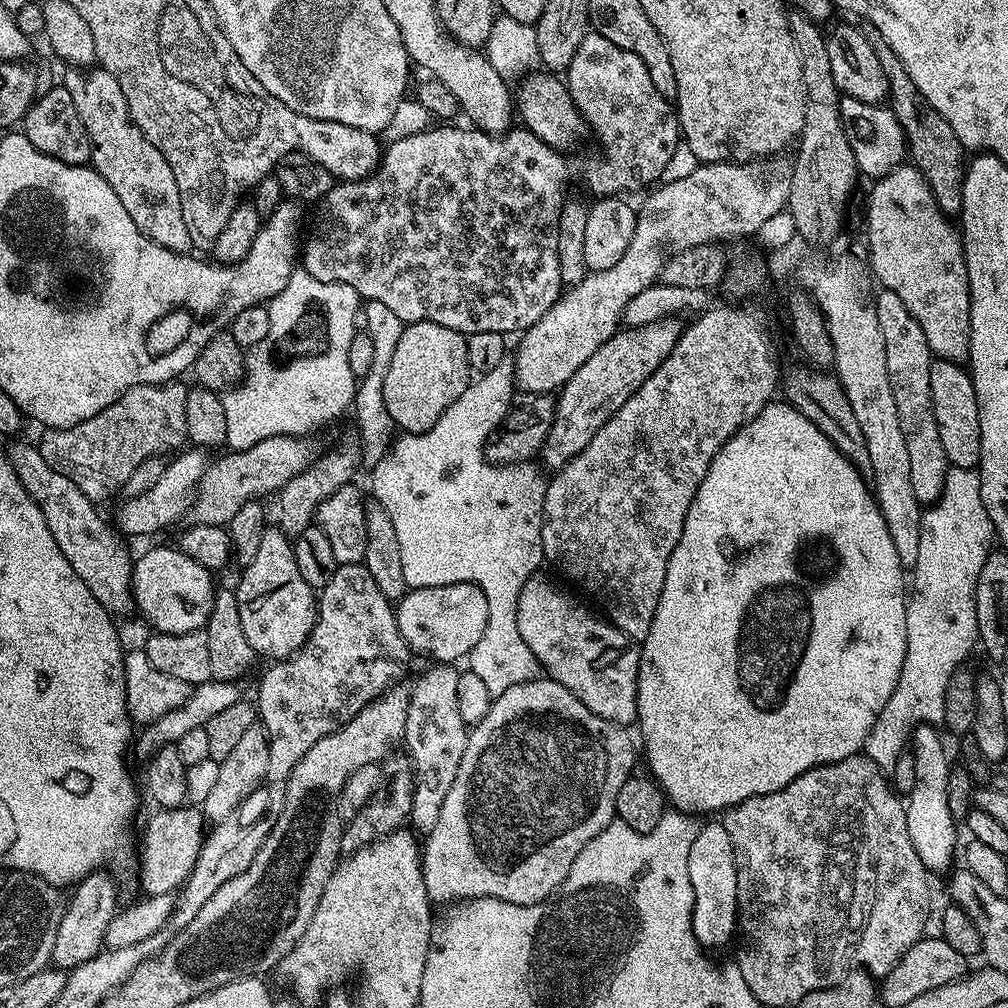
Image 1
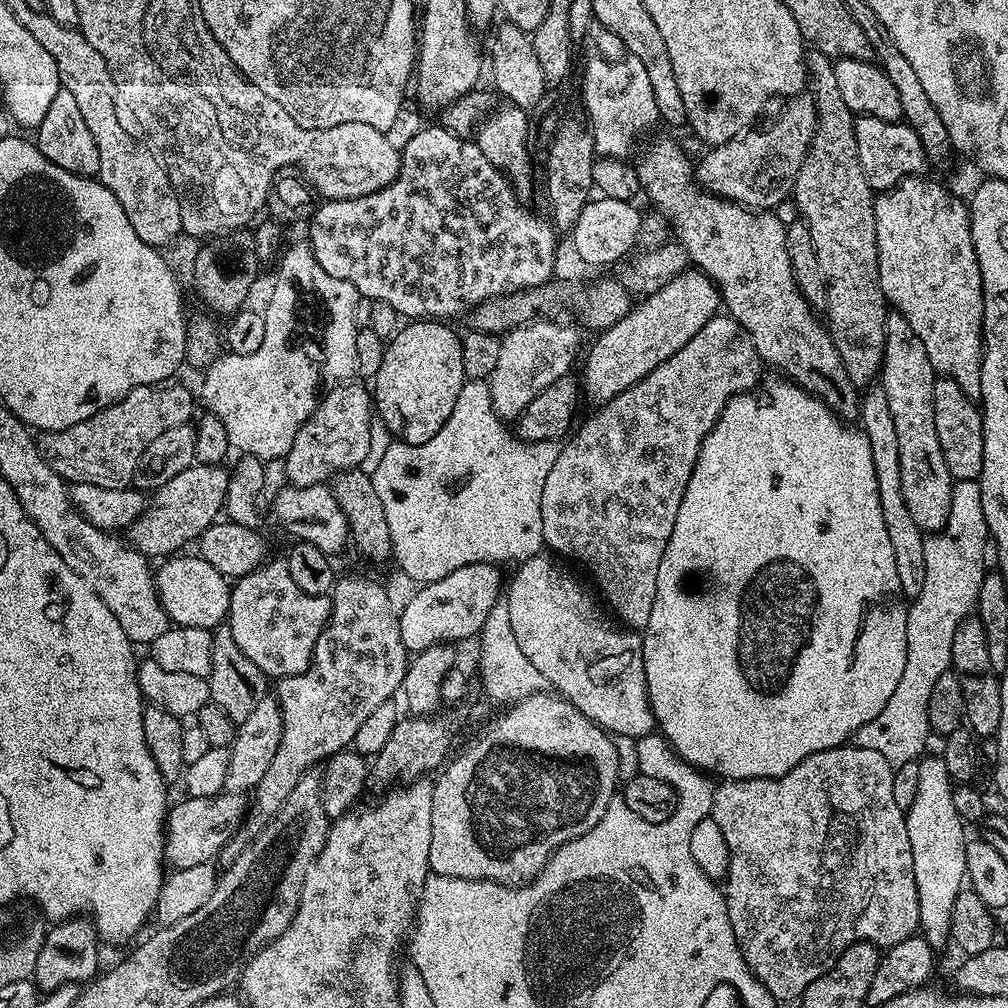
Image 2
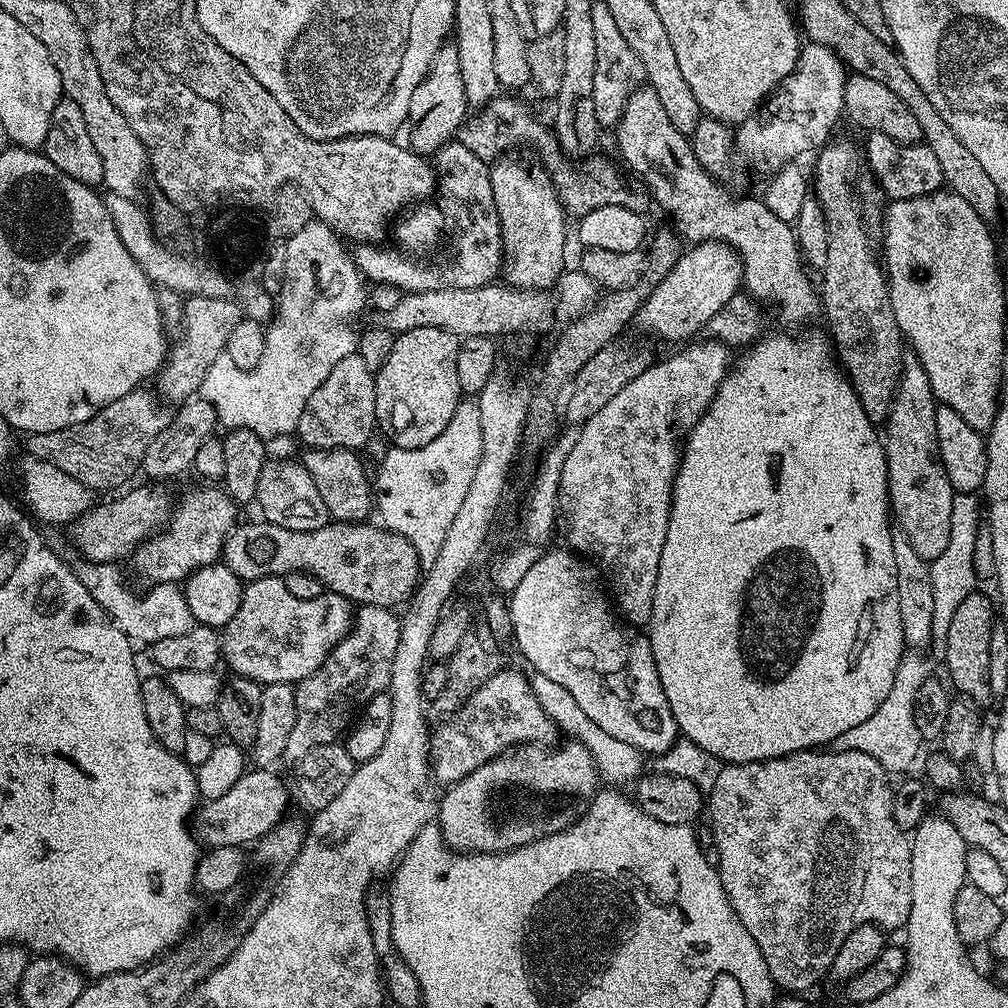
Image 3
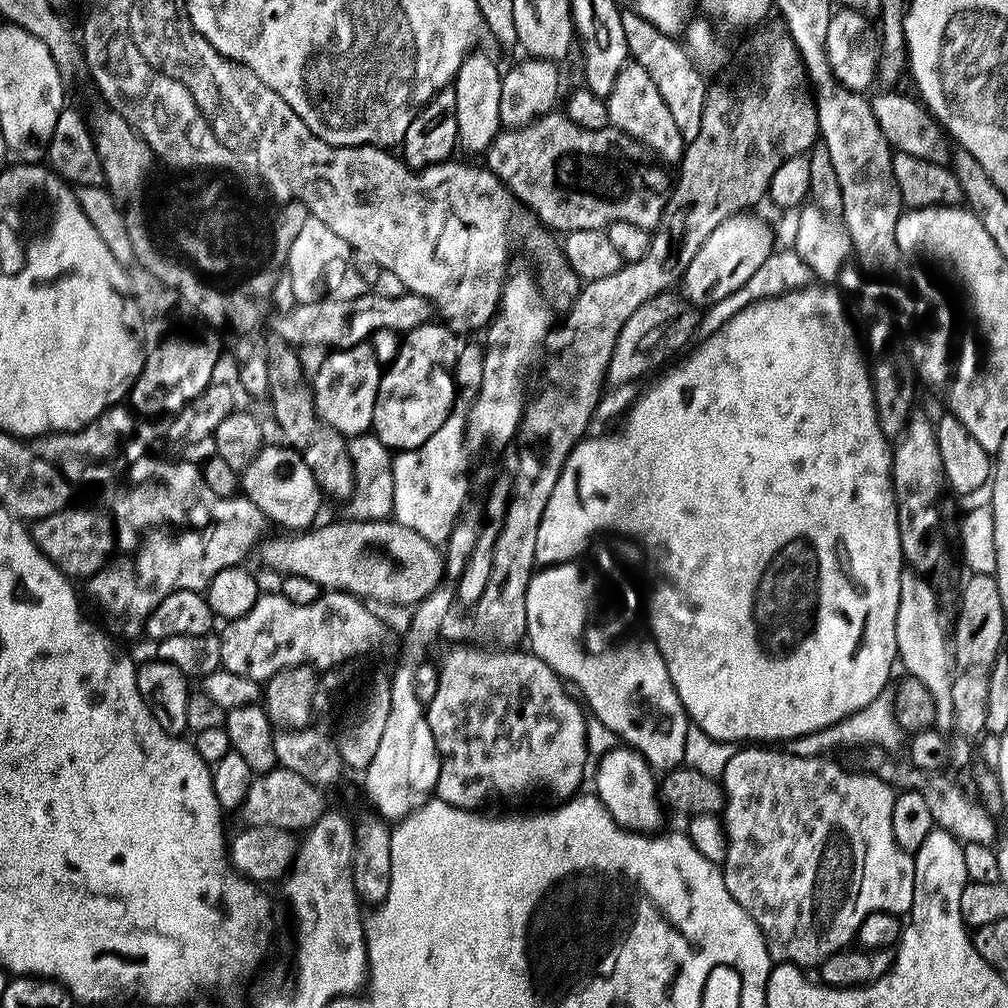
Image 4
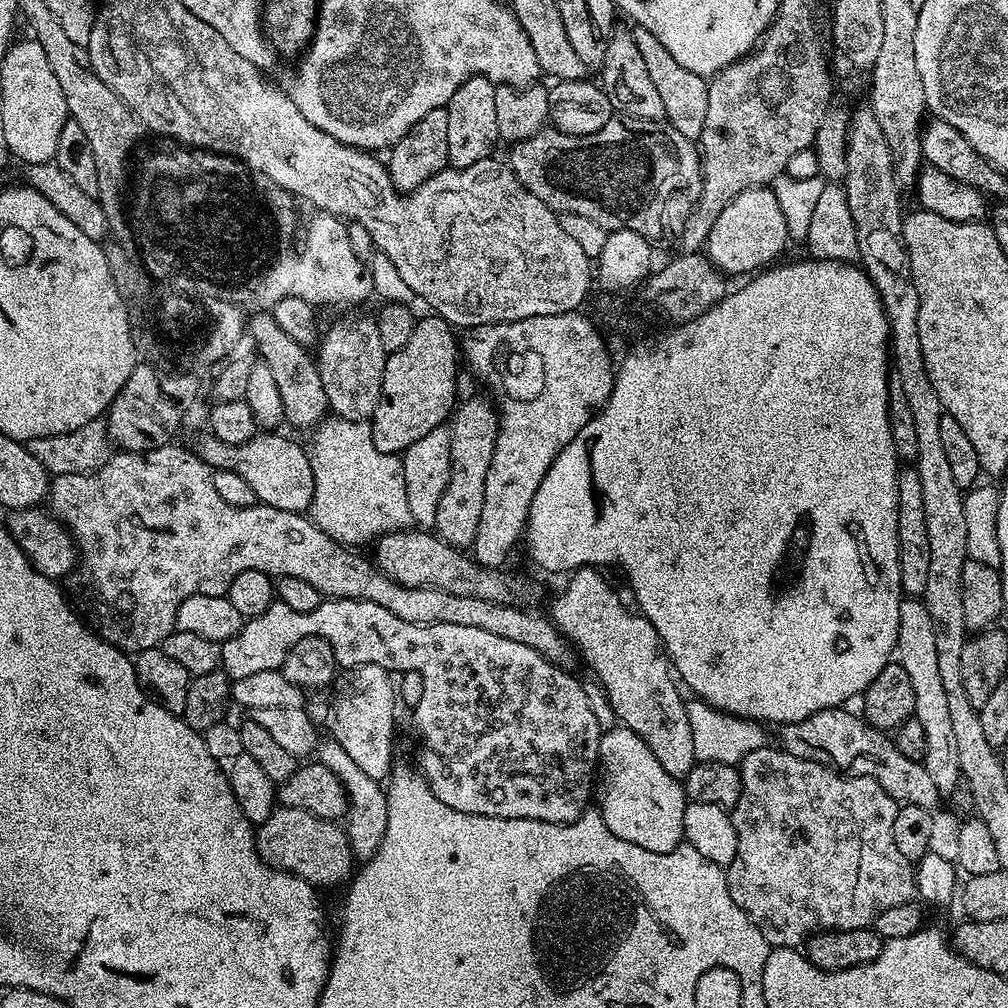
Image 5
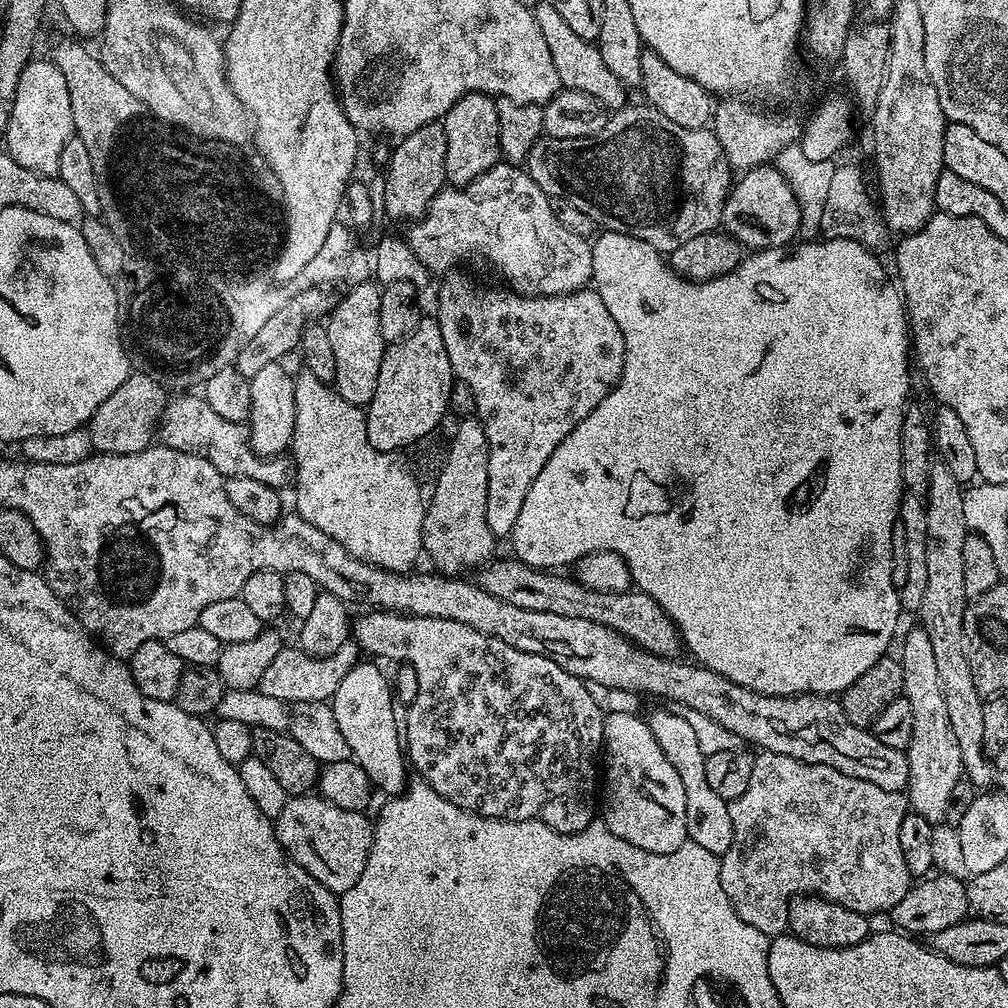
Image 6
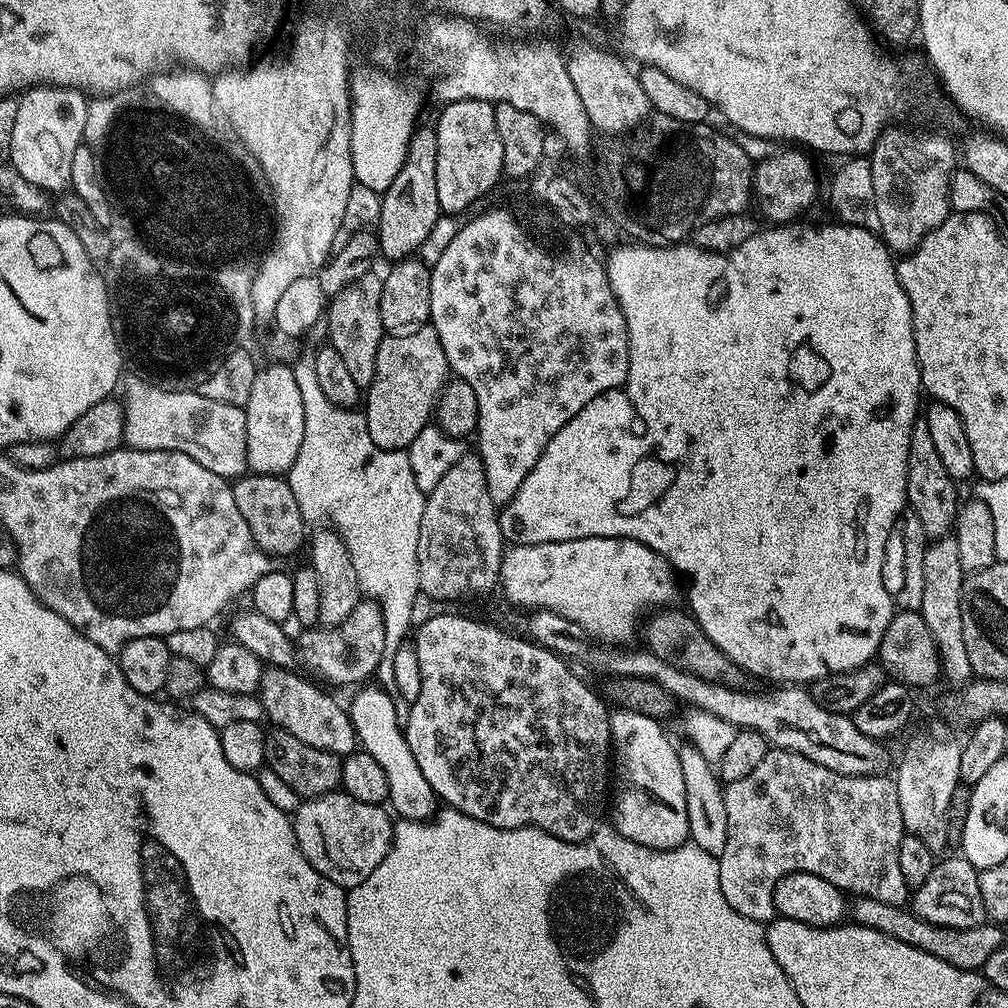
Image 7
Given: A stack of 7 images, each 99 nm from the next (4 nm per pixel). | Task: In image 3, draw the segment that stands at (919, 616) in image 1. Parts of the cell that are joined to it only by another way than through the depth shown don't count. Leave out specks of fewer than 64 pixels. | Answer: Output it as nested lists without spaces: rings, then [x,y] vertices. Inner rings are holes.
[[[958,492],[953,495],[950,506],[950,542],[946,550],[942,550],[942,554],[938,554],[938,558],[930,562],[930,582],[934,582],[932,634],[940,642],[947,641],[950,618],[954,618],[954,610],[958,610],[959,604],[978,588],[974,570],[974,542],[982,530],[982,504],[976,499],[970,492]],[[905,654],[894,674],[894,686],[890,686],[890,694],[886,694],[882,706],[878,706],[878,710],[874,710],[866,722],[846,730],[846,734],[838,734],[838,738],[832,740],[831,751],[858,750],[858,754],[870,754],[870,758],[878,758],[880,765],[890,774],[906,771],[915,762],[922,747],[918,722],[914,722],[914,702],[922,682],[929,678],[928,660],[924,654]]]

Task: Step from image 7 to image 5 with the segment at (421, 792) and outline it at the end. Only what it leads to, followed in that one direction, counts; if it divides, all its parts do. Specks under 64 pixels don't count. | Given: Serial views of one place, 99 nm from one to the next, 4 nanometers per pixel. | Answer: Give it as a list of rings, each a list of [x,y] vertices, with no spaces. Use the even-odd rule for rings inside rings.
[[[358,666],[341,671],[334,681],[335,688],[336,701],[328,708],[331,739],[340,744],[346,754],[350,754],[362,774],[381,782],[387,781],[394,768],[392,711],[398,708],[398,692],[393,677],[382,666]]]

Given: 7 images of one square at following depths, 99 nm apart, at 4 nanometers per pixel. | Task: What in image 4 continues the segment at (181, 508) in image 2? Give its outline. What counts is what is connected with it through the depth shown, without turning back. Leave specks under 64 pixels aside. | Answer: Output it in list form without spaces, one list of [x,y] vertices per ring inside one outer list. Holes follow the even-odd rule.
[[[69,506],[58,510],[41,520],[33,520],[30,531],[38,550],[54,562],[54,566],[63,576],[73,582],[87,581],[89,576],[104,569],[116,546],[116,526],[107,511],[96,508],[75,508]]]

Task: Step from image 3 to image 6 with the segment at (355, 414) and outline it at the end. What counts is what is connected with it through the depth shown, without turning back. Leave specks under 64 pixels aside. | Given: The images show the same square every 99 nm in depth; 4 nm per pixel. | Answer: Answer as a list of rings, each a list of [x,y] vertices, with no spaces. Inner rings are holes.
[[[376,282],[354,284],[344,297],[335,301],[326,320],[330,334],[330,346],[334,349],[336,378],[334,389],[337,394],[352,404],[366,406],[374,398],[378,386],[378,370],[382,370],[382,358],[386,342],[378,326],[378,306],[381,285]]]

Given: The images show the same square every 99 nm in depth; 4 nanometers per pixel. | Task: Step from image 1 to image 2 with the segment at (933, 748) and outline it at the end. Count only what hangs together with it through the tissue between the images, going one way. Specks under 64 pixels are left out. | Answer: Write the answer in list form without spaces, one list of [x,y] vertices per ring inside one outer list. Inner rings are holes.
[[[925,755],[918,766],[918,795],[907,808],[904,821],[910,834],[910,846],[914,854],[914,882],[918,886],[919,931],[933,949],[950,940],[950,910],[954,910],[954,898],[966,884],[966,825],[958,810],[954,810],[954,782],[946,770],[943,755]]]

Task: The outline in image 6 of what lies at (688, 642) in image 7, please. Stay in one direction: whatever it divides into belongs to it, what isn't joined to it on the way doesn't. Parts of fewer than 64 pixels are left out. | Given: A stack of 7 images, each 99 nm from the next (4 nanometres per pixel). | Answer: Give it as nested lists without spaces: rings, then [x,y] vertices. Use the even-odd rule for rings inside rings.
[[[493,559],[478,572],[478,583],[482,590],[494,594],[494,598],[502,598],[502,602],[511,602],[514,606],[522,606],[524,610],[542,610],[546,614],[566,614],[566,618],[586,618],[586,622],[598,622],[613,628],[619,636],[624,636],[632,643],[653,652],[655,656],[669,658],[681,651],[682,641],[678,629],[672,619],[662,610],[662,606],[650,594],[639,590],[626,592],[598,592],[587,588],[577,579],[566,580],[553,571],[543,568],[531,568],[521,560]]]

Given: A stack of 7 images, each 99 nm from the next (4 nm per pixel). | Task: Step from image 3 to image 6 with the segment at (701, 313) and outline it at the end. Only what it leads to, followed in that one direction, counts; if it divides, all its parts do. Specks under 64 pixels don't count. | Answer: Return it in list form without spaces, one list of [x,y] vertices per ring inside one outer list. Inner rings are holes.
[[[771,163],[747,169],[741,176],[744,177],[733,183],[728,201],[724,203],[724,220],[730,222],[735,216],[741,216],[746,223],[760,228],[769,245],[791,245],[800,231],[800,204],[787,178]]]

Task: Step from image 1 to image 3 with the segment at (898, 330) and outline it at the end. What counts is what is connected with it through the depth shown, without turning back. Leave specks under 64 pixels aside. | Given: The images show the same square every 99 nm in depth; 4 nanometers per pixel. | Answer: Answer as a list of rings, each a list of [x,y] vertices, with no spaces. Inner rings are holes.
[[[905,359],[900,385],[888,415],[887,425],[883,429],[882,439],[888,467],[888,502],[891,519],[895,527],[906,534],[906,538],[920,536],[922,546],[947,546],[950,542],[950,506],[954,493],[950,486],[950,478],[946,478],[946,466],[942,466],[938,450],[937,407],[938,401],[930,386],[930,378],[926,378],[926,370],[922,370],[919,360]]]

